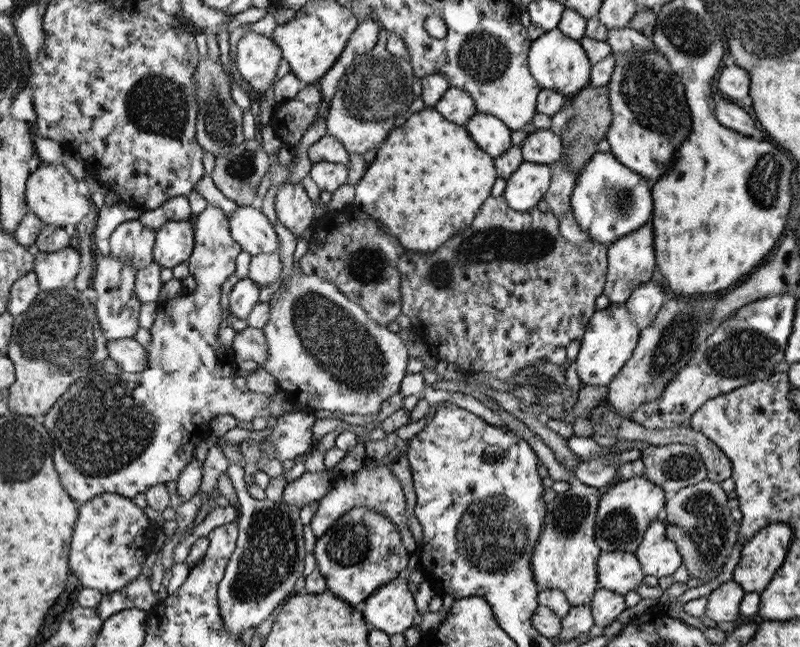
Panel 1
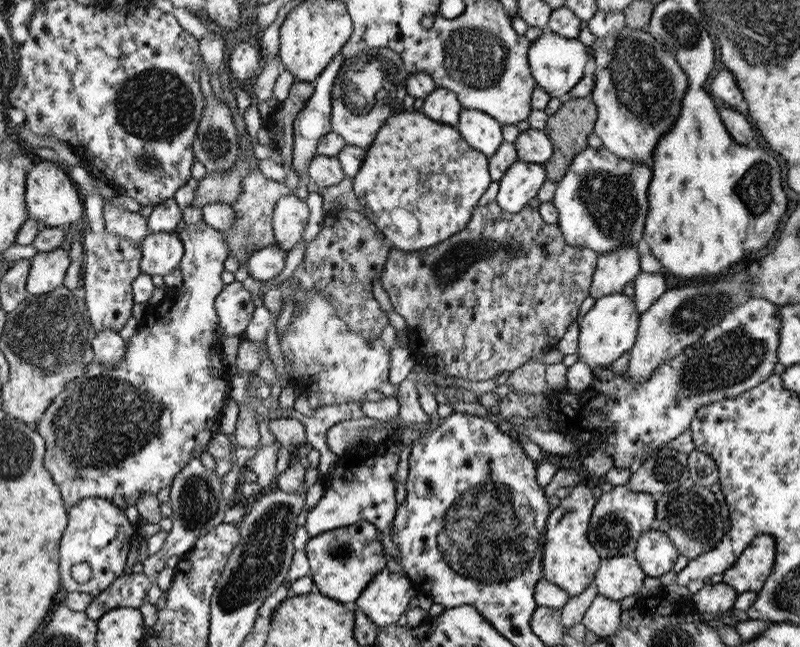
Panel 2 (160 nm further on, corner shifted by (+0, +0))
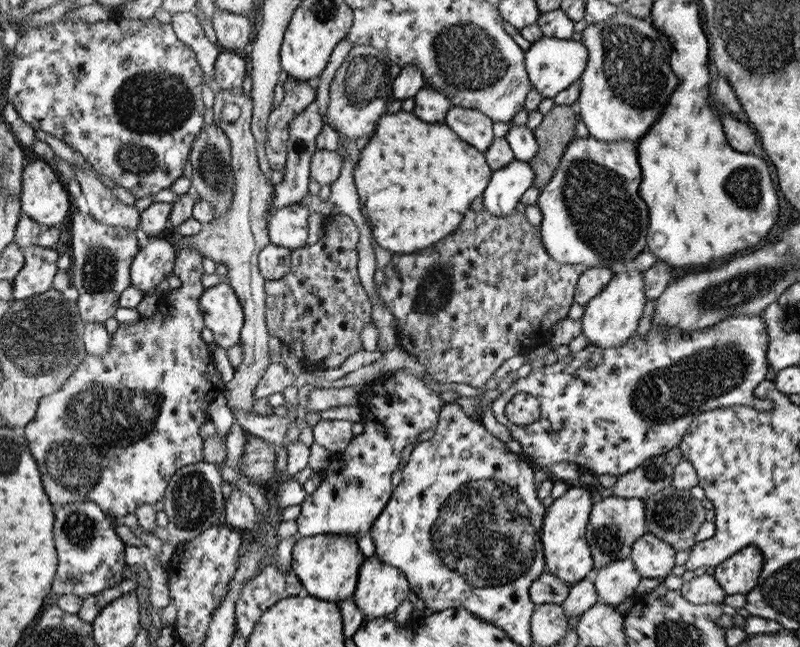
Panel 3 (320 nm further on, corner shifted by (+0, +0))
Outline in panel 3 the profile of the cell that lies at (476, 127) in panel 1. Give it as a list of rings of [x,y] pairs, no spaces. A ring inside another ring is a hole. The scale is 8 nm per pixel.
[[[453,106],[448,109],[444,122],[470,146],[483,153],[493,142],[492,119],[482,111],[472,107]]]

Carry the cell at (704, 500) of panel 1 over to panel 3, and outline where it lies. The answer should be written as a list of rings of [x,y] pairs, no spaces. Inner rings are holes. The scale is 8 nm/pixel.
[[[672,485],[645,499],[644,510],[647,532],[664,539],[678,550],[691,549],[697,543],[694,534],[706,521],[706,510],[702,505],[702,499],[692,496],[690,490],[678,490]]]

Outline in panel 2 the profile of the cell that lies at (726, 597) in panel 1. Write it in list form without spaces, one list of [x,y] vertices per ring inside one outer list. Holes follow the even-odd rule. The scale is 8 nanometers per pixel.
[[[707,581],[698,592],[690,595],[689,598],[694,601],[694,606],[700,613],[716,615],[733,610],[738,593],[724,581],[715,584]]]

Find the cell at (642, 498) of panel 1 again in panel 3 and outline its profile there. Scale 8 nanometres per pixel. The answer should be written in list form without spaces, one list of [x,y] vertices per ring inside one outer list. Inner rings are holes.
[[[611,492],[603,499],[594,503],[590,513],[590,524],[586,527],[586,540],[592,553],[594,572],[604,569],[608,564],[629,558],[634,541],[647,532],[644,499],[620,498]]]

